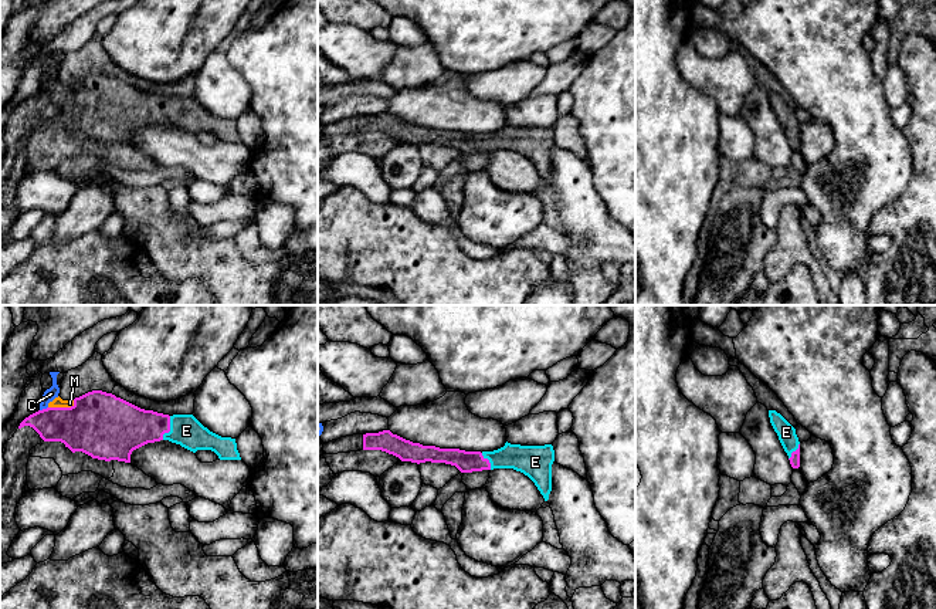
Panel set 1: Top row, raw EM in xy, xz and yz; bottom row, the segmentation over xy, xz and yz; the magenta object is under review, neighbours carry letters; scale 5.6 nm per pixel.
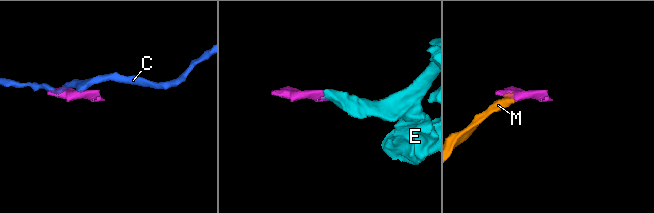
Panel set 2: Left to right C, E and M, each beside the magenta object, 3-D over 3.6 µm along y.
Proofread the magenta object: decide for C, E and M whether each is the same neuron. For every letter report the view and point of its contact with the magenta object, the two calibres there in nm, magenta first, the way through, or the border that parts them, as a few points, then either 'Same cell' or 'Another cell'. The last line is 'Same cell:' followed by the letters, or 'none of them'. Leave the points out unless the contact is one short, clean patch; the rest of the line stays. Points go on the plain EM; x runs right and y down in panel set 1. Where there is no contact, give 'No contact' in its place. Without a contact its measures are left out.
C: Touches magenta at xy (43, 91). Thickness 280 nm (magenta) against 70 nm. Boundary: xy (47, 88), (40, 92). Another cell
E: Touches magenta at xy (169, 111). Thickness 280 nm (magenta) against 180 nm. Path across: xy (125, 110), (169, 111), (186, 112). Same cell
M: Touches magenta at xy (61, 90). Thickness 360 nm (magenta) against 60 nm. Path across: xy (99, 107), (77, 105), (61, 90), (57, 84). Same cell
Same cell: E, M

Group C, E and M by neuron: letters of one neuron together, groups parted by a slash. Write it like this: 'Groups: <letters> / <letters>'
Groups: C / E M

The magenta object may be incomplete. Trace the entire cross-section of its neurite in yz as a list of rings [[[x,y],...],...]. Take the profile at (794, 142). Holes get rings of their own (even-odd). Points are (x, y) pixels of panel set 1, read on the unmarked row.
[[[769,92],[770,105],[789,138],[793,150],[800,149],[800,124],[796,111],[776,92]]]

